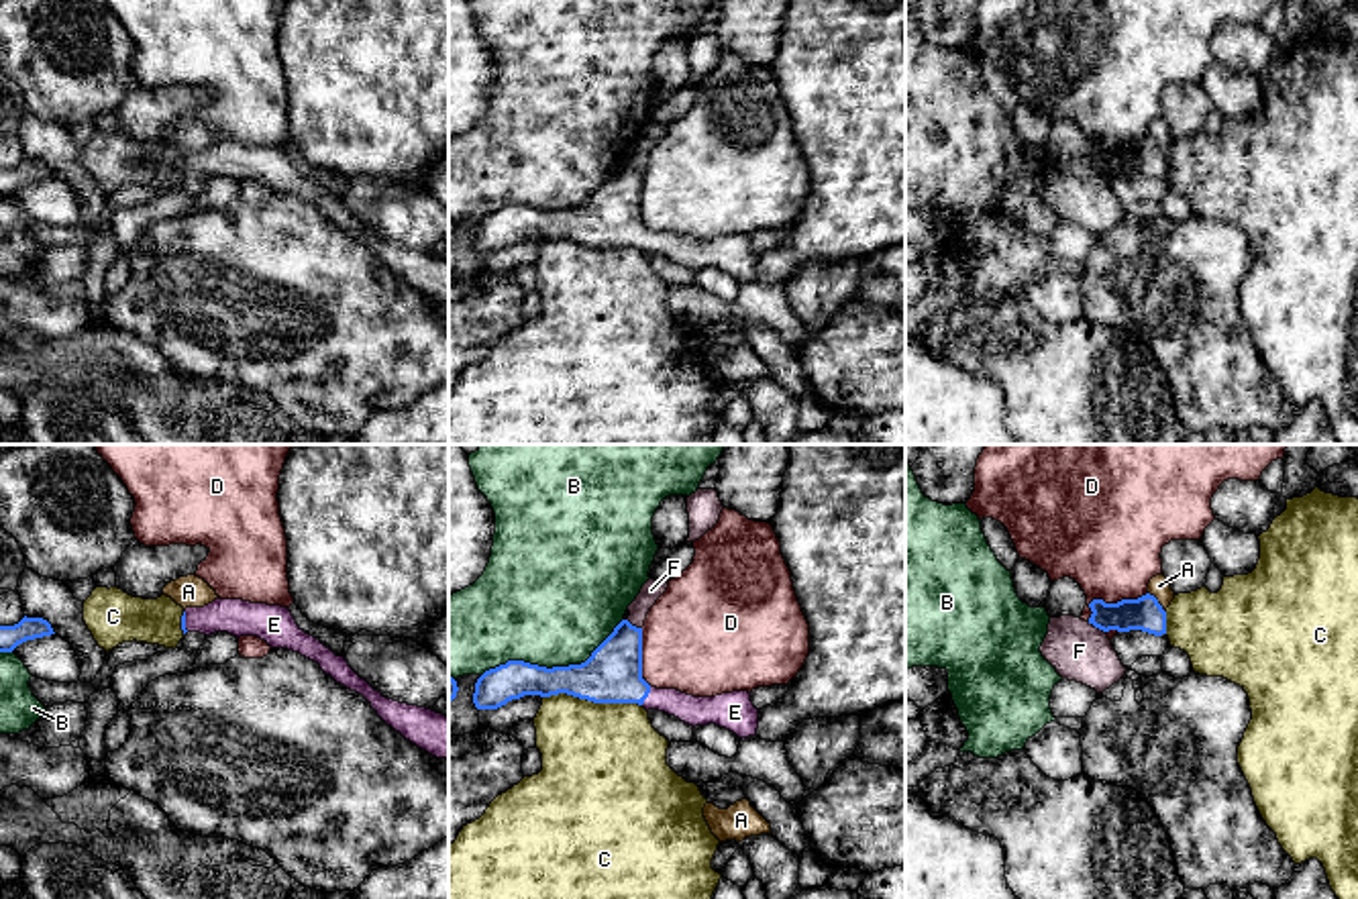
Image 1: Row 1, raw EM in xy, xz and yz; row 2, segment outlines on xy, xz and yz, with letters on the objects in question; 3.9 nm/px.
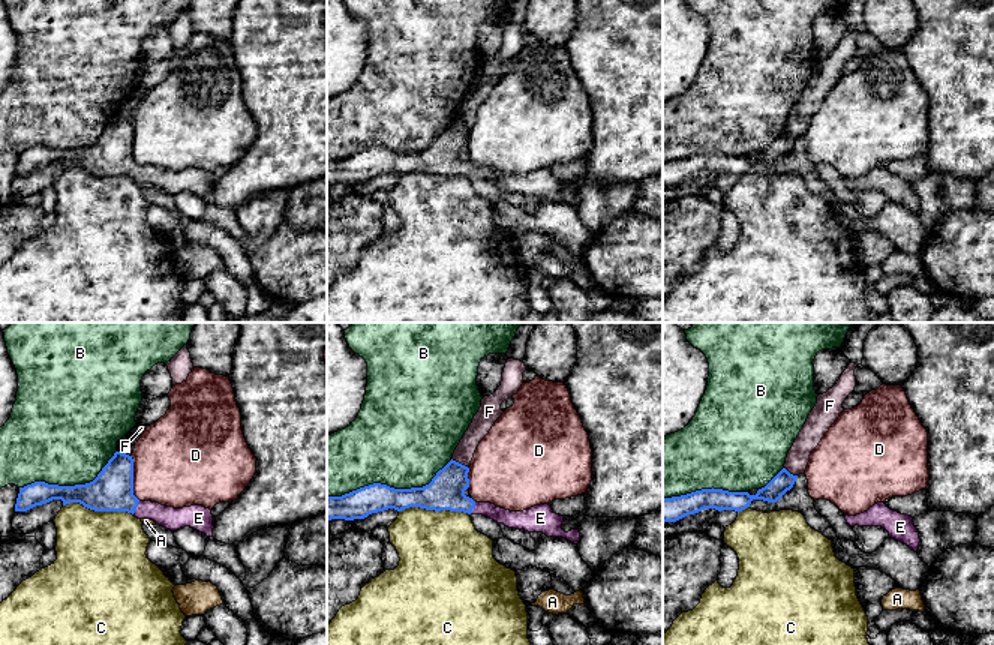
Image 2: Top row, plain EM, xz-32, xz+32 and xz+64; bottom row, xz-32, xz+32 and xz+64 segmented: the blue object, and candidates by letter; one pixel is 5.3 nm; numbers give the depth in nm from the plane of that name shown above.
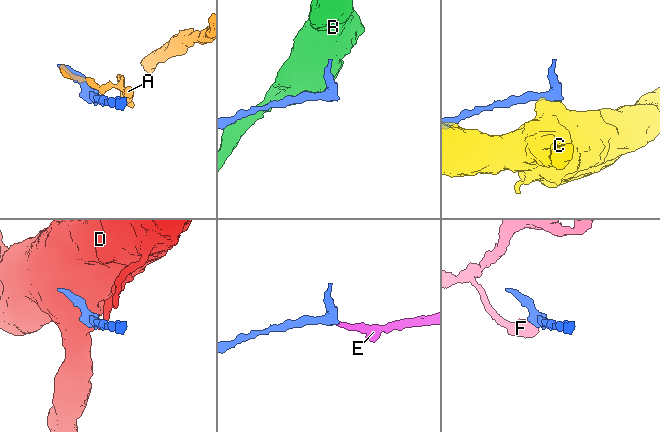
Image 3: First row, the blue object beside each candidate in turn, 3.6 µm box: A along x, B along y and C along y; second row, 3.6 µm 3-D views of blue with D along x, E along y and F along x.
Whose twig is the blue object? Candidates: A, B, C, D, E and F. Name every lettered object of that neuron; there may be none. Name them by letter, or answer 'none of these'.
E

